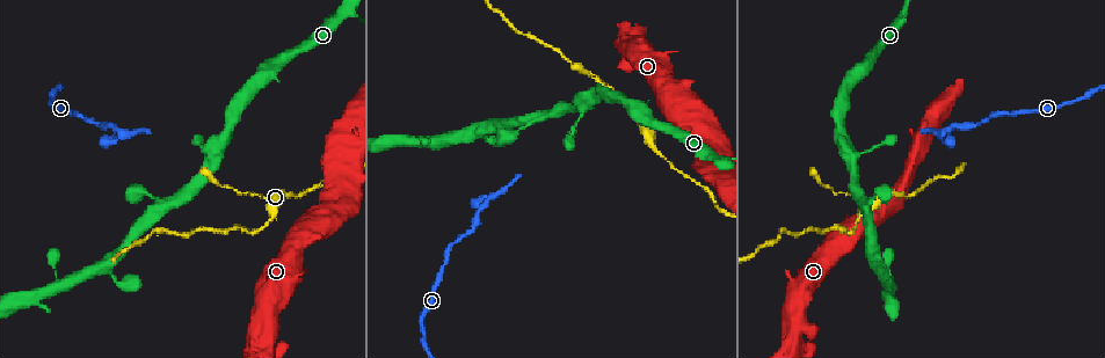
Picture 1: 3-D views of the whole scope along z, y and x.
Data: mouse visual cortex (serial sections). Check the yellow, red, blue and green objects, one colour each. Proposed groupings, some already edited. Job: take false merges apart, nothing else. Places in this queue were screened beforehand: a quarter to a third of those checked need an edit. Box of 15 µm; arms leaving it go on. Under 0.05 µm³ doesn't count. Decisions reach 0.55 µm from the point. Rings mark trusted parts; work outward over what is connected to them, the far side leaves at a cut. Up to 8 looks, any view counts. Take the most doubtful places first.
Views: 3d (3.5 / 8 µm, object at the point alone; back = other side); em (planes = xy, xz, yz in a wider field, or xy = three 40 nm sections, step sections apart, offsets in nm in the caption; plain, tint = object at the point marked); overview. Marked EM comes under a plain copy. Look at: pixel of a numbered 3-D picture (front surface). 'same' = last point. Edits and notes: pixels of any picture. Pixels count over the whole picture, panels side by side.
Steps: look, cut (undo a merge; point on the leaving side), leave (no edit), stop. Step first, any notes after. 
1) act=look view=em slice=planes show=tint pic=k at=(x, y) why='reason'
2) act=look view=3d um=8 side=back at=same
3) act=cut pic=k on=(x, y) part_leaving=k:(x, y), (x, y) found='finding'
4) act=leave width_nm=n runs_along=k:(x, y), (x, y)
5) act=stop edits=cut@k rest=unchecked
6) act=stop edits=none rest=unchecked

act=look view=3d um=3.5 side=back pic=1 at=(262, 197) why='sudden change in width'

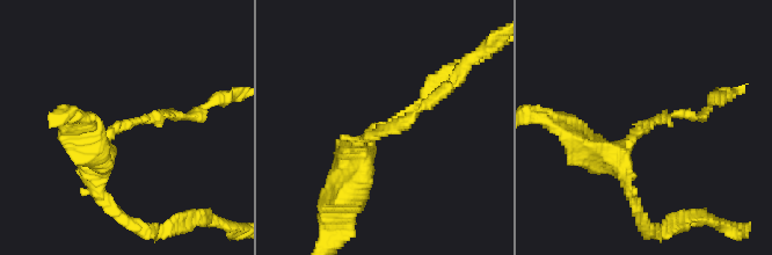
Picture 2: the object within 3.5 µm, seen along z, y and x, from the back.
act=look view=em slice=xy step=5 show=tint pic=2 at=(641, 125) arm_widths_nm=100,400

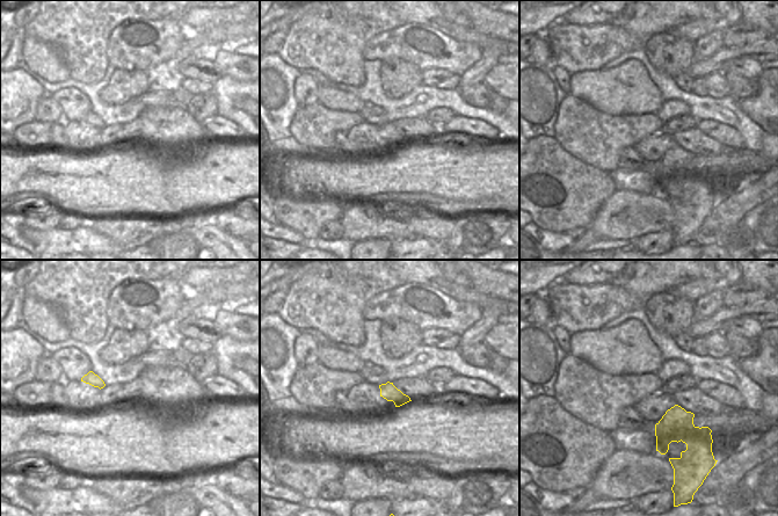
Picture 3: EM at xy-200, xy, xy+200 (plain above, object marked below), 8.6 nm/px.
act=leave found='all the same cell'

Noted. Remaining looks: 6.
act=look view=3d um=3.5 pic=1 at=(116, 130) why='sharp bend'

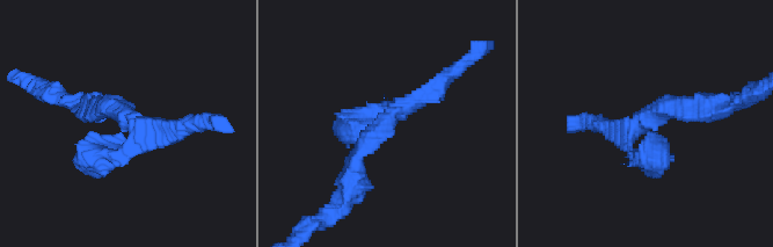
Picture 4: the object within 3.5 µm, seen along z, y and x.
act=look view=em slice=xy step=5 show=tint pic=4 at=(386, 121) why='now the EM'

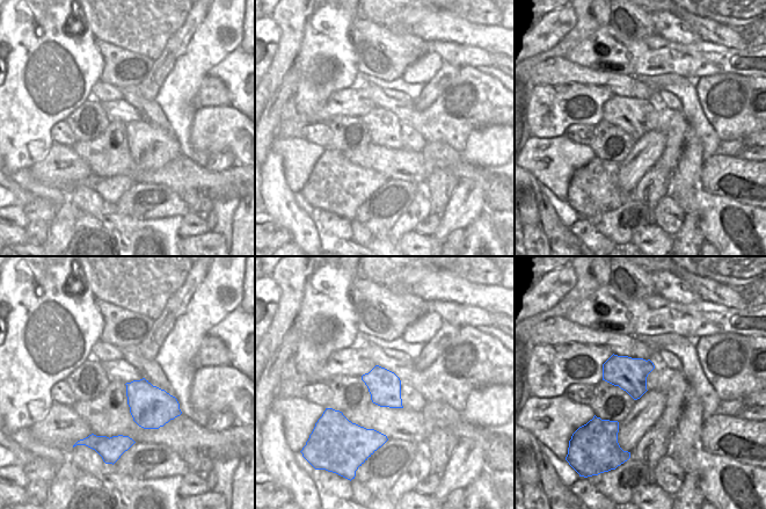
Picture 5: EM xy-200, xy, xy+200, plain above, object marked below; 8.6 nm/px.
act=leave runs_along=4:(352, 188), (359, 149), (445, 78) found='one cell here'

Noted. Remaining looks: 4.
act=look view=3d um=3.5 side=back pic=1 at=(335, 193) why='sharp bend'

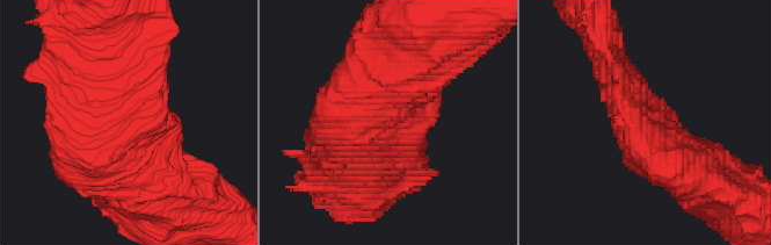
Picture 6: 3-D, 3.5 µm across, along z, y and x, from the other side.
act=look view=em slice=xy step=5 show=tint pic=6 at=(128, 119) why='now the EM'

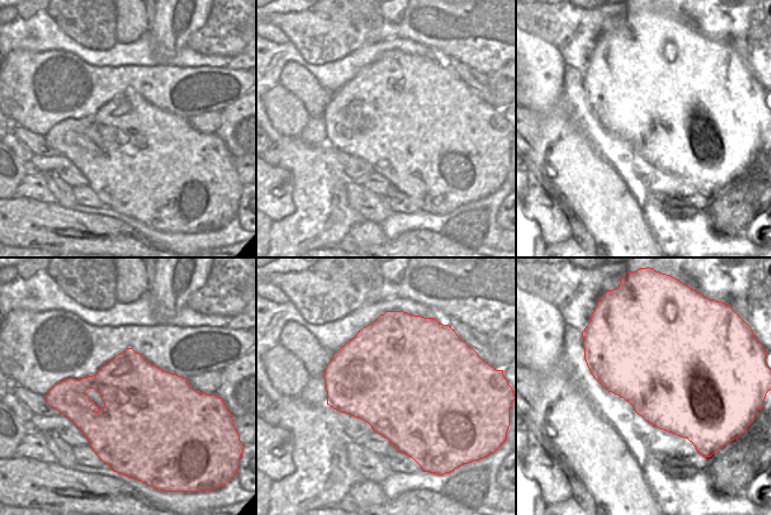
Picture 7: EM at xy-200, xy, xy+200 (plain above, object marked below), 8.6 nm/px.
act=leave runs_along=6:(700, 178), (634, 121), (608, 67) found='continuous, no second cell'

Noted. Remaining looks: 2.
act=stop edits=none rest=unchecked

